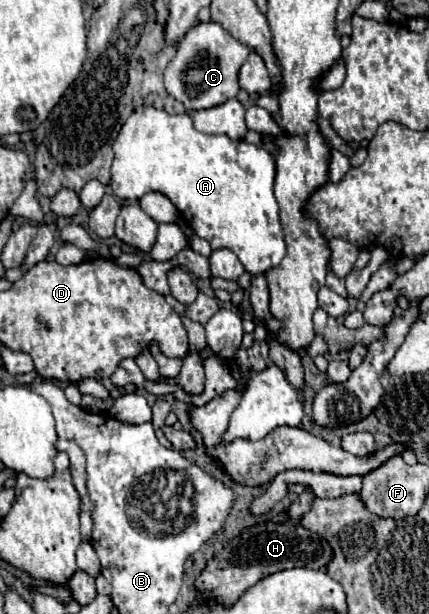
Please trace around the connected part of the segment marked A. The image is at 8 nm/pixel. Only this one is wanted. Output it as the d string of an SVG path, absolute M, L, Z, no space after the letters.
M138 107L122 125L114 141L114 161L110 189L116 197L134 201L148 191L164 193L180 211L182 219L194 229L194 233L206 239L212 249L230 249L242 261L250 275L262 275L268 269L280 265L286 253L284 235L280 227L280 207L274 197L276 161L274 157L244 139L234 141L226 135L206 135L194 129L188 113L170 115L156 107Z

